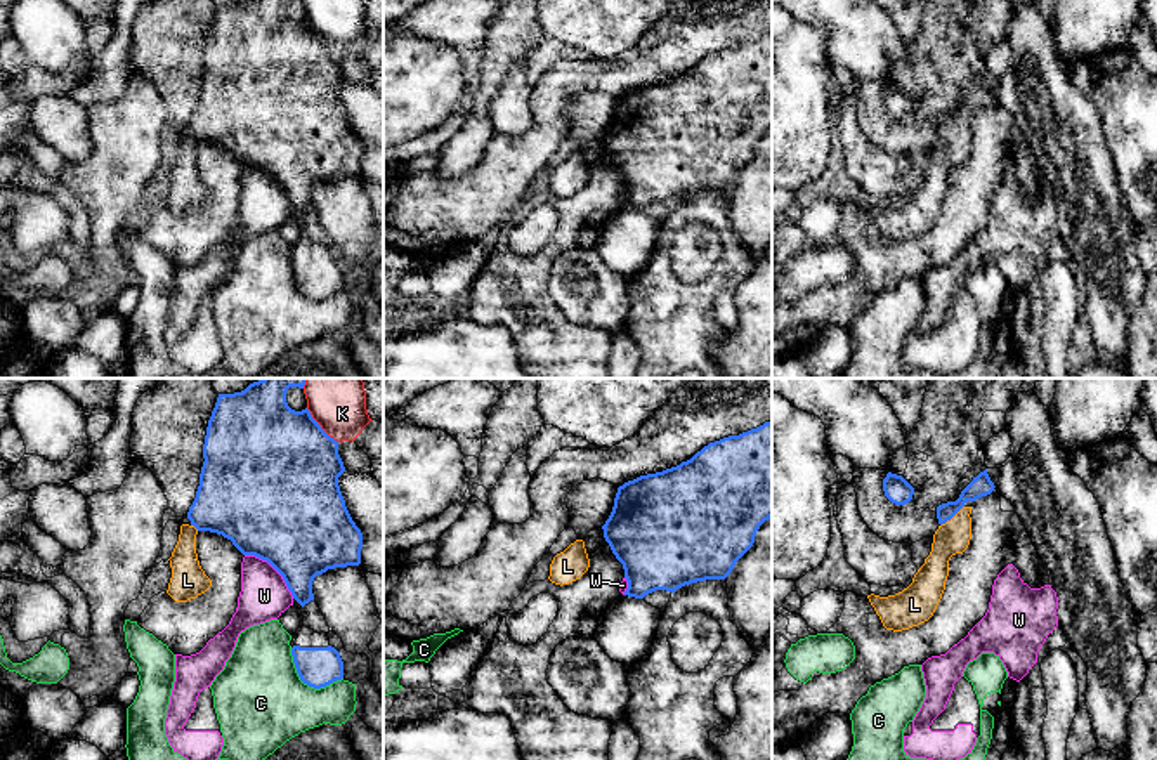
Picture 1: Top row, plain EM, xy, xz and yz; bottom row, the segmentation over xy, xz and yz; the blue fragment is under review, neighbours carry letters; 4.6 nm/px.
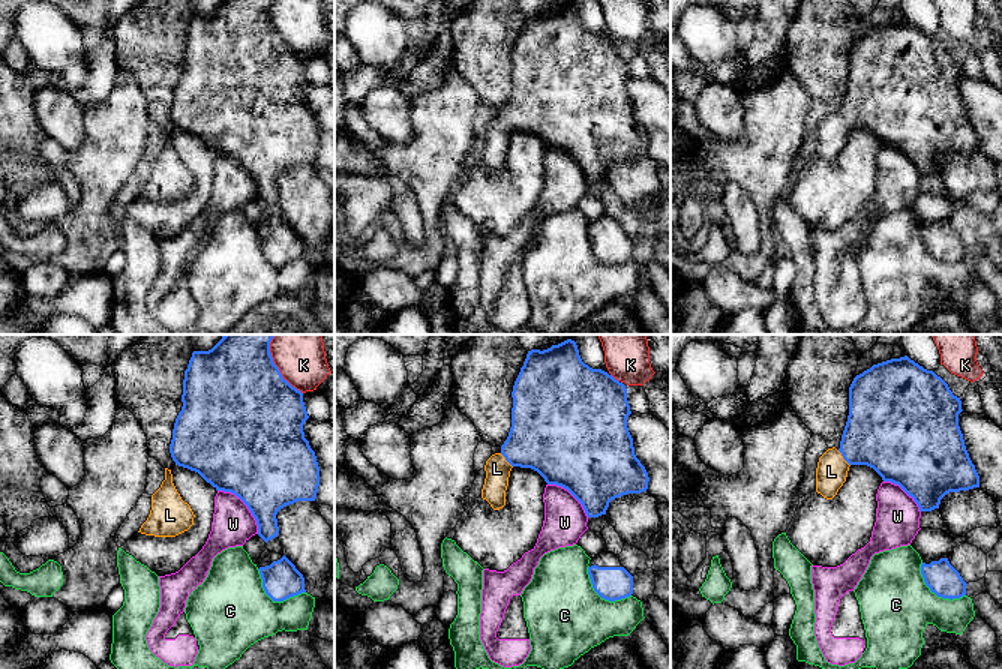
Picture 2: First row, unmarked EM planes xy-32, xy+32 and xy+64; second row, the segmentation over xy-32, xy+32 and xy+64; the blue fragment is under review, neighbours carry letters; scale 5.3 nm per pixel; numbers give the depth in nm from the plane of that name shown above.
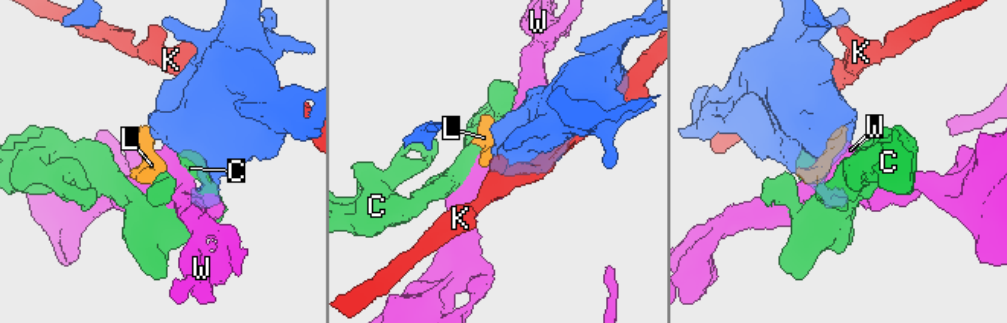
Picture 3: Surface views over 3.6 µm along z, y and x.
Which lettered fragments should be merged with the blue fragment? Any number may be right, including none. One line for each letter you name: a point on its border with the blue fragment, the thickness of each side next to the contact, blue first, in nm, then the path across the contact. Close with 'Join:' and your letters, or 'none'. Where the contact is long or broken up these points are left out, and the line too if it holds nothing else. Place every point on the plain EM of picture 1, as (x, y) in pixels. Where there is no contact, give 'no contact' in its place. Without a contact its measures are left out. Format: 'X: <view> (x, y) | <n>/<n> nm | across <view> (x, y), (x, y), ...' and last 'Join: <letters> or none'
L: yz (951, 129) | 100/150 nm | across yz (980, 98), (958, 117), (951, 129), (951, 150)
Join: L

